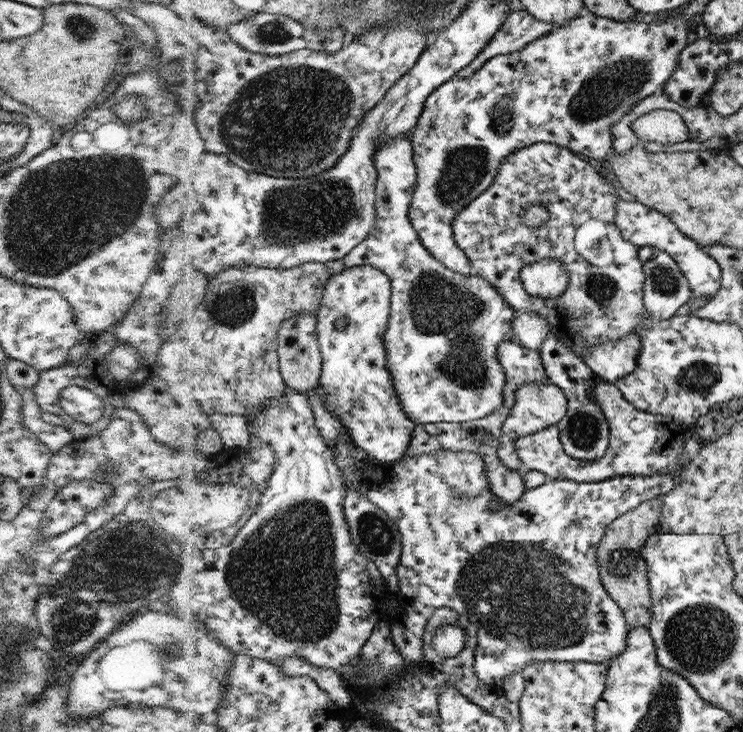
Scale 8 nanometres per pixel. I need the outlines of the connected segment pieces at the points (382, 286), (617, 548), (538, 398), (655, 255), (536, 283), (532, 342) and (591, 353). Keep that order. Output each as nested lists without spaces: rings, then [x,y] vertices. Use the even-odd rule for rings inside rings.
[[[364,265],[359,267],[345,268],[341,273],[336,273],[331,281],[327,284],[327,294],[325,295],[325,301],[323,307],[319,312],[319,341],[322,345],[322,355],[324,358],[324,368],[323,376],[321,377],[320,388],[326,389],[329,392],[330,412],[341,421],[344,421],[344,425],[351,430],[351,436],[355,440],[355,444],[363,448],[370,457],[380,462],[397,462],[398,460],[404,459],[405,454],[408,452],[410,446],[412,446],[412,439],[414,436],[414,431],[418,426],[416,421],[412,421],[412,417],[404,411],[403,401],[399,397],[399,392],[396,391],[396,381],[390,373],[390,368],[388,368],[388,349],[386,349],[385,336],[389,329],[390,317],[392,314],[392,301],[393,301],[393,282],[392,279],[379,268],[372,265]],[[346,317],[349,318],[348,328],[343,328],[340,330],[337,327],[337,320],[339,318]]]
[[[659,497],[651,498],[633,508],[616,520],[612,528],[608,528],[608,536],[604,535],[604,544],[600,545],[600,566],[604,568],[604,584],[608,584],[608,592],[616,596],[616,604],[624,608],[623,616],[628,616],[628,623],[635,627],[649,628],[652,619],[650,580],[647,575],[647,563],[642,555],[644,544],[651,535],[650,530],[660,521],[663,502]]]
[[[526,384],[524,388],[520,388],[520,392],[515,392],[516,408],[512,408],[512,416],[508,418],[508,424],[504,424],[504,448],[500,448],[500,456],[504,456],[504,464],[508,464],[508,468],[516,471],[524,471],[523,461],[516,454],[515,442],[518,437],[538,432],[550,425],[558,425],[560,420],[567,416],[568,404],[567,395],[553,384]]]
[[[648,245],[640,247],[639,257],[643,261],[646,273],[643,284],[643,300],[649,317],[667,319],[684,310],[684,304],[692,297],[692,291],[677,262],[667,252]]]
[[[545,258],[524,266],[522,281],[523,287],[532,296],[556,299],[567,290],[572,280],[564,263],[556,259]]]
[[[519,312],[511,322],[511,334],[514,342],[528,348],[540,351],[545,338],[549,334],[549,319],[537,312]]]
[[[631,332],[619,340],[588,349],[583,360],[603,382],[615,384],[634,372],[640,348],[637,332]]]

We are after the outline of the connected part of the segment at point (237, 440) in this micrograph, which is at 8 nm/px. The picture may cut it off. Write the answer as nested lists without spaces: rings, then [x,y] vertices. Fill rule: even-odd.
[[[214,414],[213,433],[227,449],[236,450],[245,448],[250,442],[255,441],[254,434],[250,433],[250,424],[246,416],[234,414]]]

